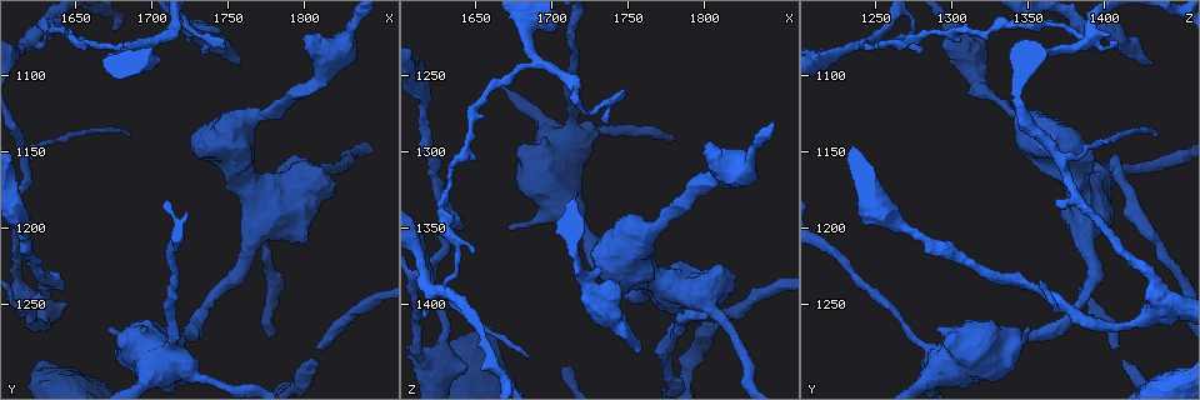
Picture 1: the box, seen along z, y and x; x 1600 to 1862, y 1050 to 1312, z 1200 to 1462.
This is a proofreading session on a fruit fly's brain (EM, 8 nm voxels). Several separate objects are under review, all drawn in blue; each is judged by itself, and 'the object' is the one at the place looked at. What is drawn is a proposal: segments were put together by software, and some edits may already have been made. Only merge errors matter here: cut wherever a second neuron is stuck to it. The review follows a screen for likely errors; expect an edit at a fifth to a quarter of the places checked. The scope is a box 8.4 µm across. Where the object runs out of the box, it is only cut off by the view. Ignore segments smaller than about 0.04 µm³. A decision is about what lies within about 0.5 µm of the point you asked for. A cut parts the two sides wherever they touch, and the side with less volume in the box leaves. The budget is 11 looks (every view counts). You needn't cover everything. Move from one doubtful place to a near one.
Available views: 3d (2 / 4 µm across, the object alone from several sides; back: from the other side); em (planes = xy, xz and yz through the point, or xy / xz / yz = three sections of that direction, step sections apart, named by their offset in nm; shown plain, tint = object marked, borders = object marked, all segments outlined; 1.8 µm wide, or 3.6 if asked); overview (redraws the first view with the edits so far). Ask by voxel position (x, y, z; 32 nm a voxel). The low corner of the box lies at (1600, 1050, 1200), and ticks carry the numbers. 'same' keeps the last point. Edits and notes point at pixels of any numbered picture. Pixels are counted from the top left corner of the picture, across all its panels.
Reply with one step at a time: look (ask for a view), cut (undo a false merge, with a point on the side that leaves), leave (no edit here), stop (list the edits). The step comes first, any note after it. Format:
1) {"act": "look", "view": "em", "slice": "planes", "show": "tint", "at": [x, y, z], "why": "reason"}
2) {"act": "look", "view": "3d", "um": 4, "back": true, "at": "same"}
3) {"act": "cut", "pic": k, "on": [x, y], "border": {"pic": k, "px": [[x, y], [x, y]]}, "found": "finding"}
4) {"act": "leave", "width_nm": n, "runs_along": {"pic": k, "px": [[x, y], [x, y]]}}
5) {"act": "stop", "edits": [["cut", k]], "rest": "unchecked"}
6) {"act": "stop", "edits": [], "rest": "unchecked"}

{"act": "look", "view": "em", "slice": "xz", "step": 4, "show": "tint", "at": [1622, 1074, 1390]}

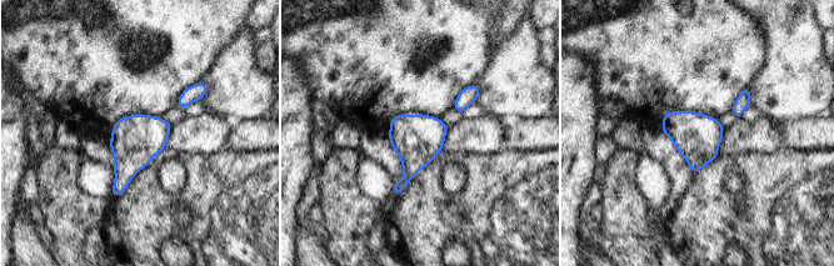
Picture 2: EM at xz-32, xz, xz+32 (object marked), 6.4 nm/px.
{"act": "look", "view": "em", "slice": "planes", "show": "tint", "at": "same", "why": "another direction"}

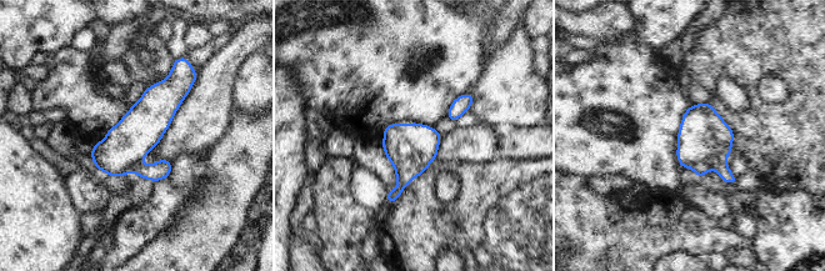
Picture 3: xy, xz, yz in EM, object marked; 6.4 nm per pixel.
{"act": "cut", "pic": 3, "on": [718, 164], "border": {"pic": 3, "px": [[725, 157], [708, 157], [691, 167]]}, "found": "a second neuron is stuck on"}

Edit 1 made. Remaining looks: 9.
{"act": "look", "view": "3d", "um": 4, "at": [1630, 1262, 1416], "why": "thick turns thin"}

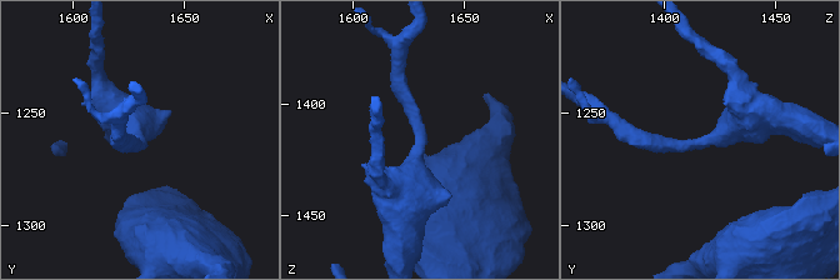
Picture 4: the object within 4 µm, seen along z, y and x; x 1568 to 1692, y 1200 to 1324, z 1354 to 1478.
{"act": "look", "view": "em", "slice": "planes", "show": "plain", "at": [1631, 1265, 1417], "arm_widths_nm": [220, 600], "why": "shape alone is not enough"}

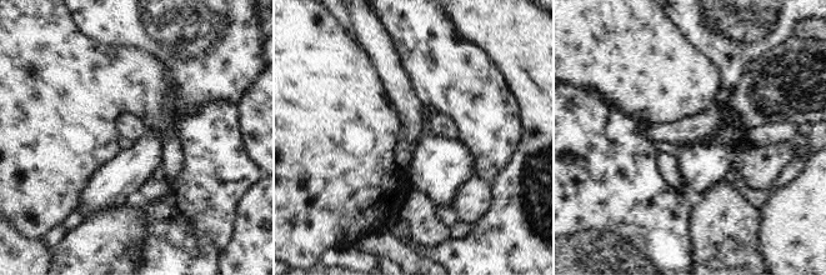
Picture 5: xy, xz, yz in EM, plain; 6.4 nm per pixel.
{"act": "look", "view": "em", "slice": "planes", "show": "tint", "at": "same", "why": "where the object lies"}

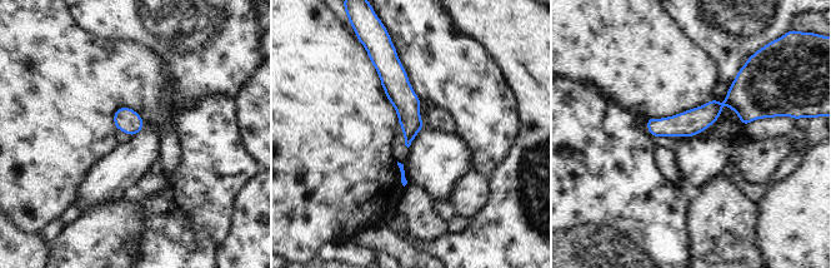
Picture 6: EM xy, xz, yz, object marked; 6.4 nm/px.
{"act": "leave", "runs_along": {"pic": 6, "px": [[764, 112], [725, 103], [650, 127]]}, "found": "one neuron here"}

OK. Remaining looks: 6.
{"act": "stop", "edits": [["cut", 3]], "rest": "unchecked"}

